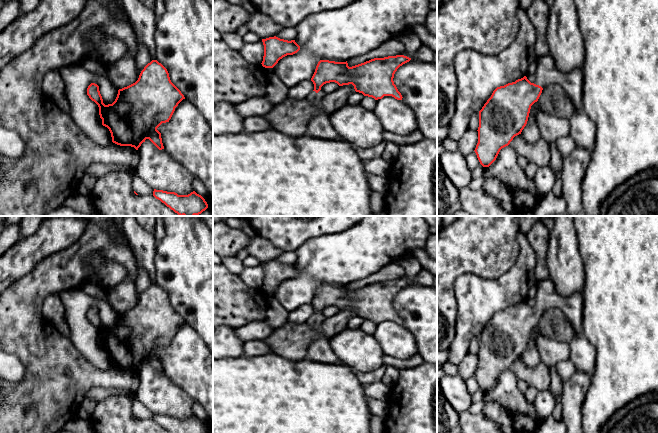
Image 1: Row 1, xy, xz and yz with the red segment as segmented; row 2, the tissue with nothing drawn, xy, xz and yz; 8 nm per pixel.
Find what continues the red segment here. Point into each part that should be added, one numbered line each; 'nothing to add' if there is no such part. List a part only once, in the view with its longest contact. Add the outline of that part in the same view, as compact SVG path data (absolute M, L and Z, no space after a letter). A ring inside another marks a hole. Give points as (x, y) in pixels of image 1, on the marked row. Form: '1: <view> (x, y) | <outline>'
1: yz (547, 73) | M550 54L537 58L537 62L534 84L542 88L550 84L561 85L572 100L575 111L583 111L583 70L574 69L571 72L561 72L556 67L554 59Z

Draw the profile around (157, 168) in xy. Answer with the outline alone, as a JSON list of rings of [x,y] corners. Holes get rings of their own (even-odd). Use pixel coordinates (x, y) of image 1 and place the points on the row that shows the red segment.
[[[149,139],[138,148],[139,164],[135,167],[138,176],[156,190],[188,195],[194,191],[195,176],[173,159],[165,149],[159,150]]]

